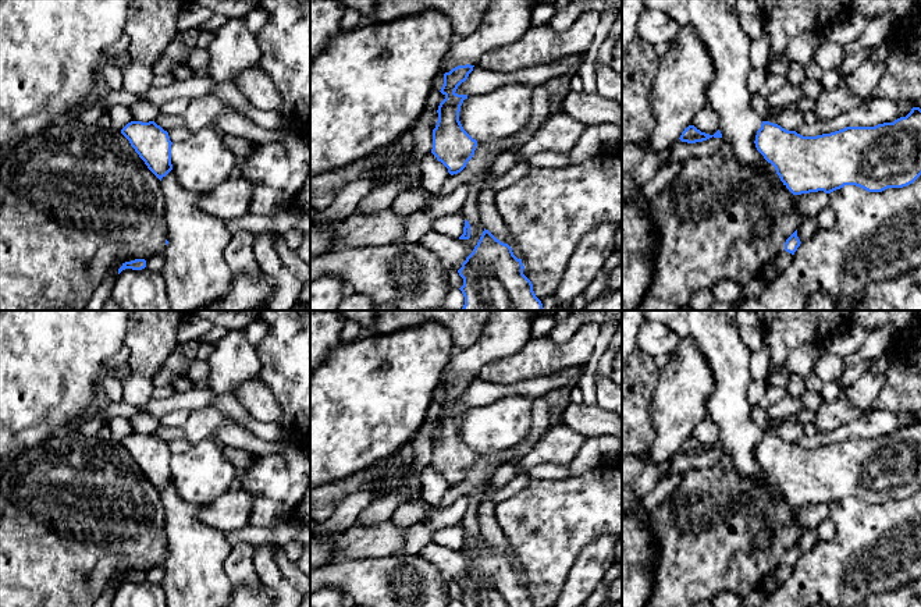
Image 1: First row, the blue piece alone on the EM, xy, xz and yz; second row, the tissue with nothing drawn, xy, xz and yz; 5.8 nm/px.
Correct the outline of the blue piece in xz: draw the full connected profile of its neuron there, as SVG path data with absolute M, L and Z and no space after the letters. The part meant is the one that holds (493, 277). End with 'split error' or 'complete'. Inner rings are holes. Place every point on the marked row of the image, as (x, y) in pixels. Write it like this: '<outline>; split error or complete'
M484 228L473 252L458 270L463 278L459 288L465 297L462 310L543 310L541 301L533 291L531 281L523 274L522 259L518 259L508 244L497 239Z; complete

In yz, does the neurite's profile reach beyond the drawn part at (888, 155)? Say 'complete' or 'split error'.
complete

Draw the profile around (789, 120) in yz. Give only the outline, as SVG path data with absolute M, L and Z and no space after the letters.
M779 110L778 113L769 116L765 121L778 124L787 131L797 131L804 124L804 114L797 110Z

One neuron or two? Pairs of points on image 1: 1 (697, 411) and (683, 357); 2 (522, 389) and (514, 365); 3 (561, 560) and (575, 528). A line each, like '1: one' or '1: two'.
1: one
2: two
3: one

